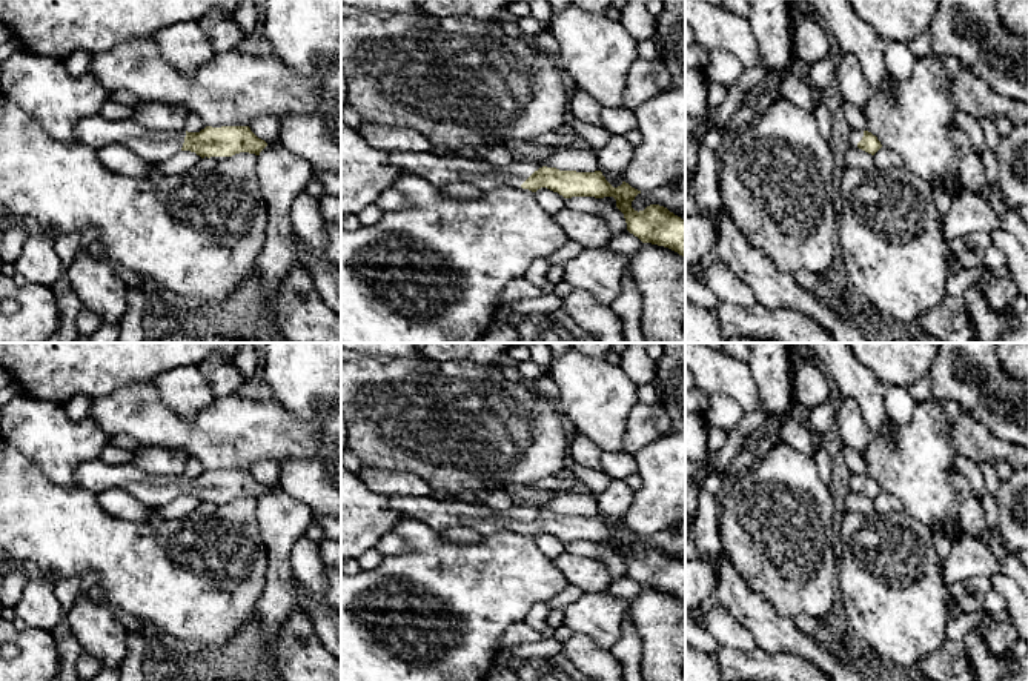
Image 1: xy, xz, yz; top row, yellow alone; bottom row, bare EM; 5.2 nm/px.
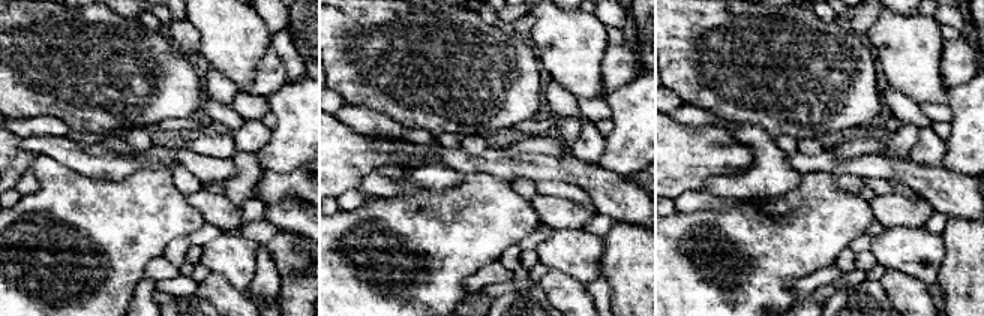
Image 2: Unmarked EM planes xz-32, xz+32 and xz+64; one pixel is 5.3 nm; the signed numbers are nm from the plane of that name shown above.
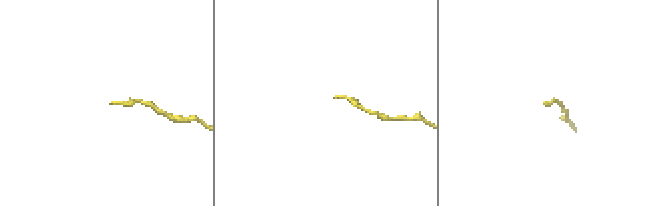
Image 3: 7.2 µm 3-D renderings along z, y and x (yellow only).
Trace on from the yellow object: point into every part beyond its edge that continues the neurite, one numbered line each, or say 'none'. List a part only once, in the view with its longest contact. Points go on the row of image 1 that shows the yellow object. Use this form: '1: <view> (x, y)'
1: xz (440, 171)

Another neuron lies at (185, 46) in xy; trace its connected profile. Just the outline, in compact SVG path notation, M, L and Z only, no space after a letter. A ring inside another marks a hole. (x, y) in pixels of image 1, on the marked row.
M181 22L155 35L160 55L184 75L192 75L212 61L215 51L198 22Z

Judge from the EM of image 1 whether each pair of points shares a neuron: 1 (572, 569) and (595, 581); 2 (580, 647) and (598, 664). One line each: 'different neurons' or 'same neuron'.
1: same neuron
2: same neuron

